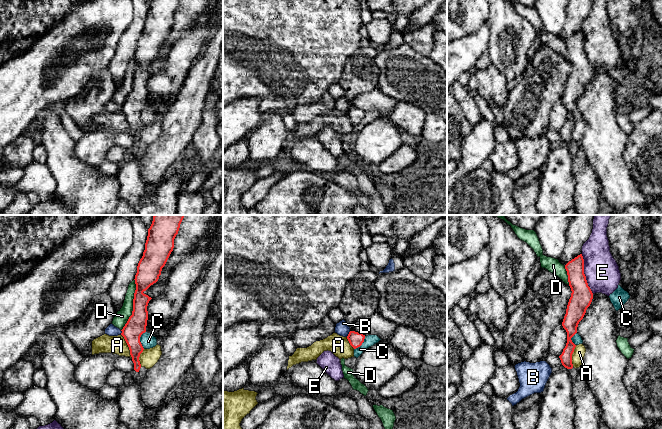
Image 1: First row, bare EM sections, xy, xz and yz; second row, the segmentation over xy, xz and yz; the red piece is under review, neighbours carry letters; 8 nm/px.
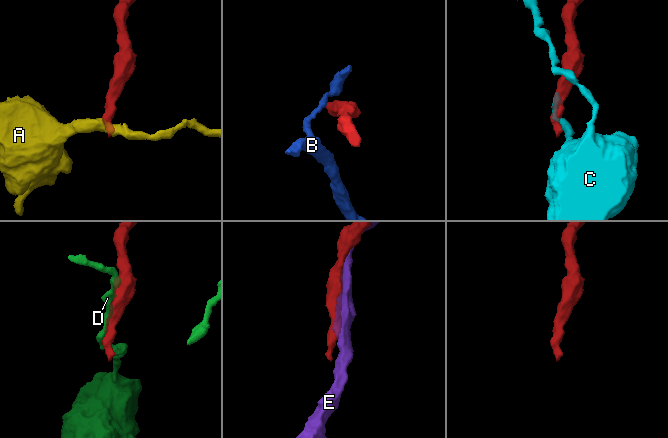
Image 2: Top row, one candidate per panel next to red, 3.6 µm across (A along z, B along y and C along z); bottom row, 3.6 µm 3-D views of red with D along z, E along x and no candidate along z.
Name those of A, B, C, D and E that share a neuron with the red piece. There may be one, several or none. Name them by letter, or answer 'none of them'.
none of them

